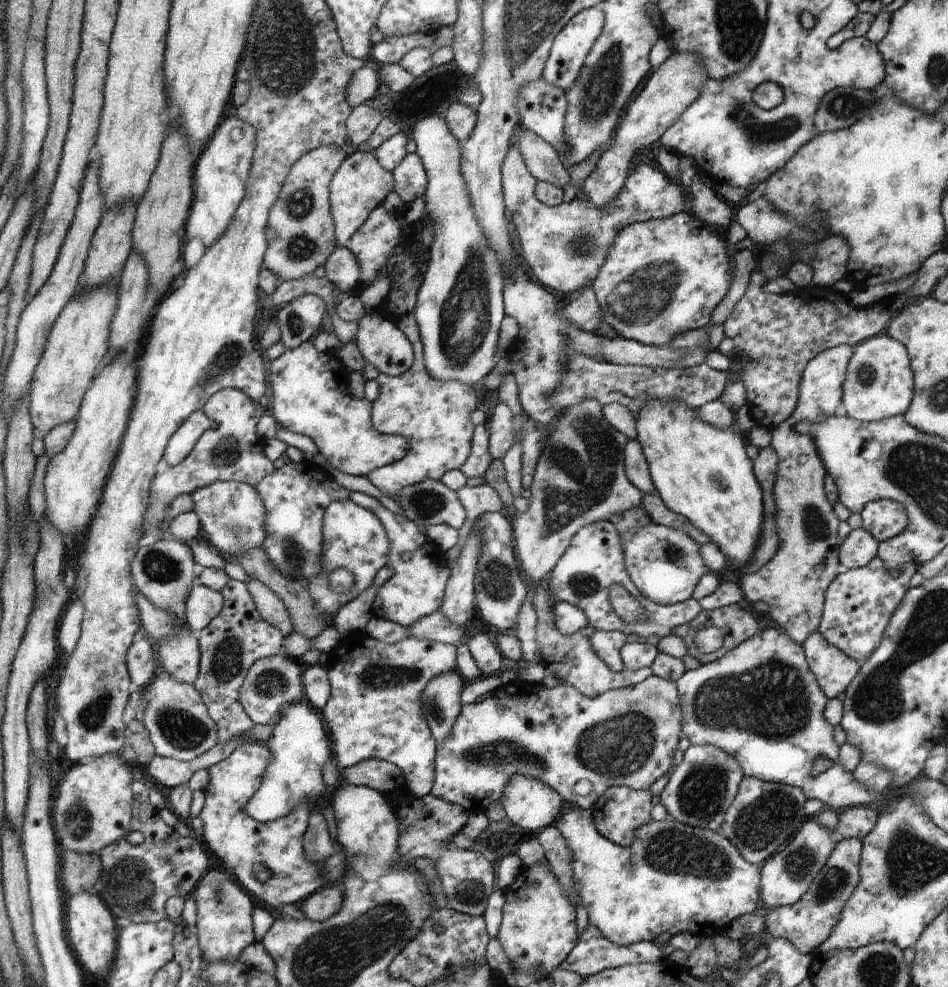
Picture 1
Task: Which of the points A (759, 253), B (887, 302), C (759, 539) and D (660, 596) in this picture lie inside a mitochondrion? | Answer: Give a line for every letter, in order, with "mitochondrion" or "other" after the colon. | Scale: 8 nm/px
A: other
B: other
C: other
D: other

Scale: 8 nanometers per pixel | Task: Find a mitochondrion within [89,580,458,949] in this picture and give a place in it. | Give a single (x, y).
(130, 887)

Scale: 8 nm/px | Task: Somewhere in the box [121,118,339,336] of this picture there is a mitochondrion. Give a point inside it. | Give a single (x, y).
(300, 202)

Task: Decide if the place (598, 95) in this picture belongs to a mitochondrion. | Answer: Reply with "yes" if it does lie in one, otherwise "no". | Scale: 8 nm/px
yes

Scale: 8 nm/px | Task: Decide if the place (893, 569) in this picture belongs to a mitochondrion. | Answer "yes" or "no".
no

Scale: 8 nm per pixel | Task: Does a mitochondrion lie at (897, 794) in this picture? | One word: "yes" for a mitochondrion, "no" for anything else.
no

